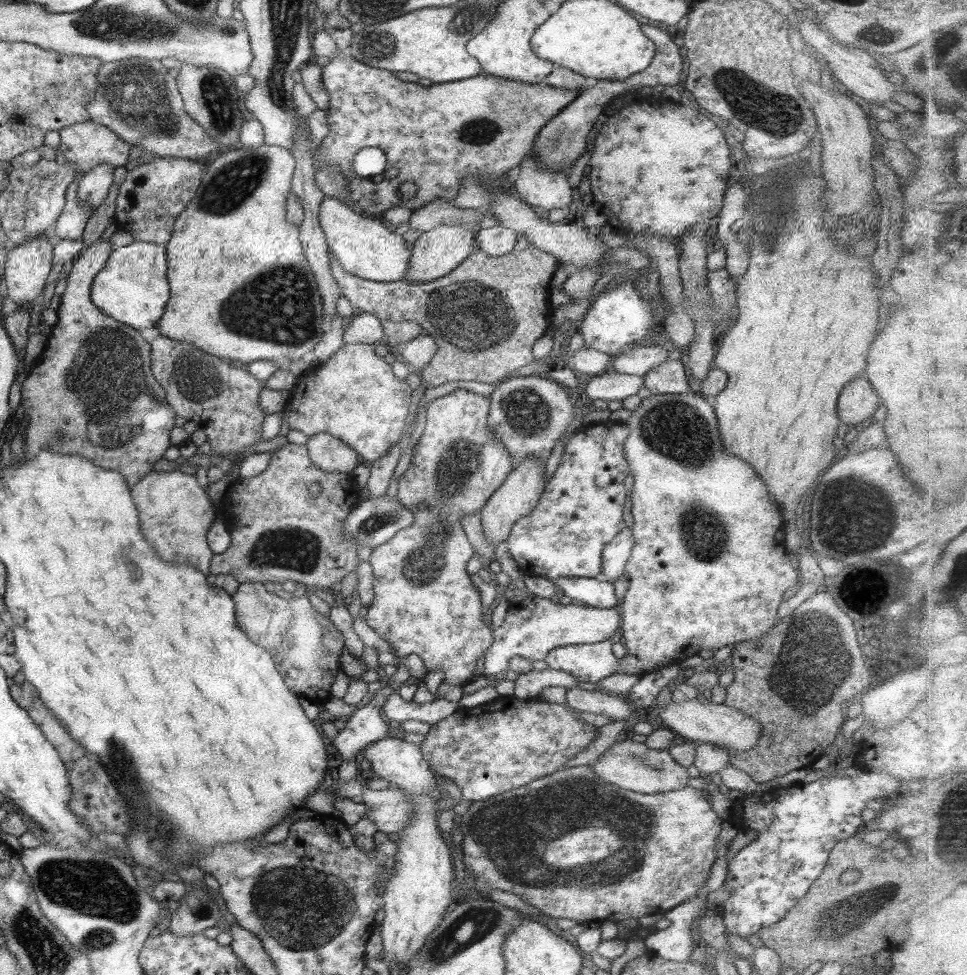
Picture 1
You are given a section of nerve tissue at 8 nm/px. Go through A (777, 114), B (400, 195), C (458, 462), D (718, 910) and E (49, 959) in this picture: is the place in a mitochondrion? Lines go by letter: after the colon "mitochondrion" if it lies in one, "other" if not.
A: mitochondrion
B: other
C: mitochondrion
D: other
E: mitochondrion

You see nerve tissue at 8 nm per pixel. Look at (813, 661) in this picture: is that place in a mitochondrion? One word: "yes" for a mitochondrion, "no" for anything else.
yes

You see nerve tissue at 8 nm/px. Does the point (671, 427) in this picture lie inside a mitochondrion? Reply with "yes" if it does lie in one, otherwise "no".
yes

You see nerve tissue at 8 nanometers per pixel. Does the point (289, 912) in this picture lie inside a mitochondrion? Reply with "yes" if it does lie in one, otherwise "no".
yes

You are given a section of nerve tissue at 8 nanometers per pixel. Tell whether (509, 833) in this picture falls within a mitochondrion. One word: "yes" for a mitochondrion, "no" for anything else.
yes

